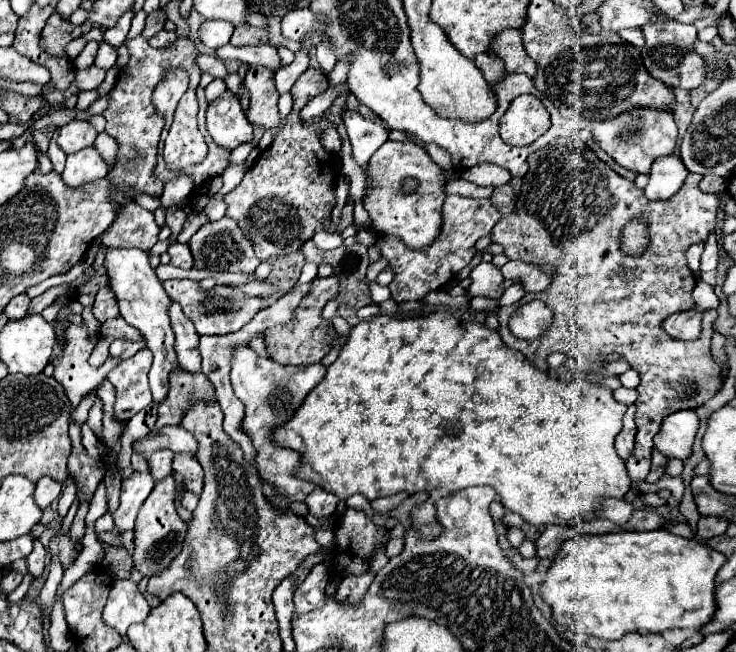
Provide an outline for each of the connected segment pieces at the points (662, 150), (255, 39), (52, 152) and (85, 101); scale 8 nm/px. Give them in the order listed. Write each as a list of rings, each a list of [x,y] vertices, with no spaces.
[[[633,107],[605,121],[591,121],[593,141],[611,155],[619,165],[635,173],[649,173],[651,163],[675,151],[677,145],[677,125],[673,113],[667,109],[651,109],[651,107]]]
[[[237,25],[231,37],[231,45],[235,47],[247,47],[247,45],[265,45],[269,43],[267,39],[267,29],[255,29],[251,25]]]
[[[53,137],[53,141],[51,141],[51,145],[49,145],[47,157],[51,159],[51,163],[53,163],[53,169],[55,169],[57,173],[63,173],[63,167],[65,167],[65,153],[59,149],[59,145],[57,145],[55,137]]]
[[[83,91],[83,93],[79,93],[79,101],[77,101],[75,109],[77,111],[87,111],[95,99],[97,99],[97,91]]]

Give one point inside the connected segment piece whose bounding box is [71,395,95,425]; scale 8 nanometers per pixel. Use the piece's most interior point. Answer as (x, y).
(78, 416)

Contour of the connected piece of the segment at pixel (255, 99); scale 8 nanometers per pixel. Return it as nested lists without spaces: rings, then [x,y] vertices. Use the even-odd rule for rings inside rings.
[[[249,67],[247,79],[245,79],[249,93],[251,93],[251,107],[246,114],[252,124],[260,124],[269,129],[268,123],[277,120],[278,98],[280,96],[275,89],[273,71],[267,67]]]

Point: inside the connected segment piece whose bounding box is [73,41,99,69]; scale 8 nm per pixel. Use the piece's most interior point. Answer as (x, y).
(87, 56)

